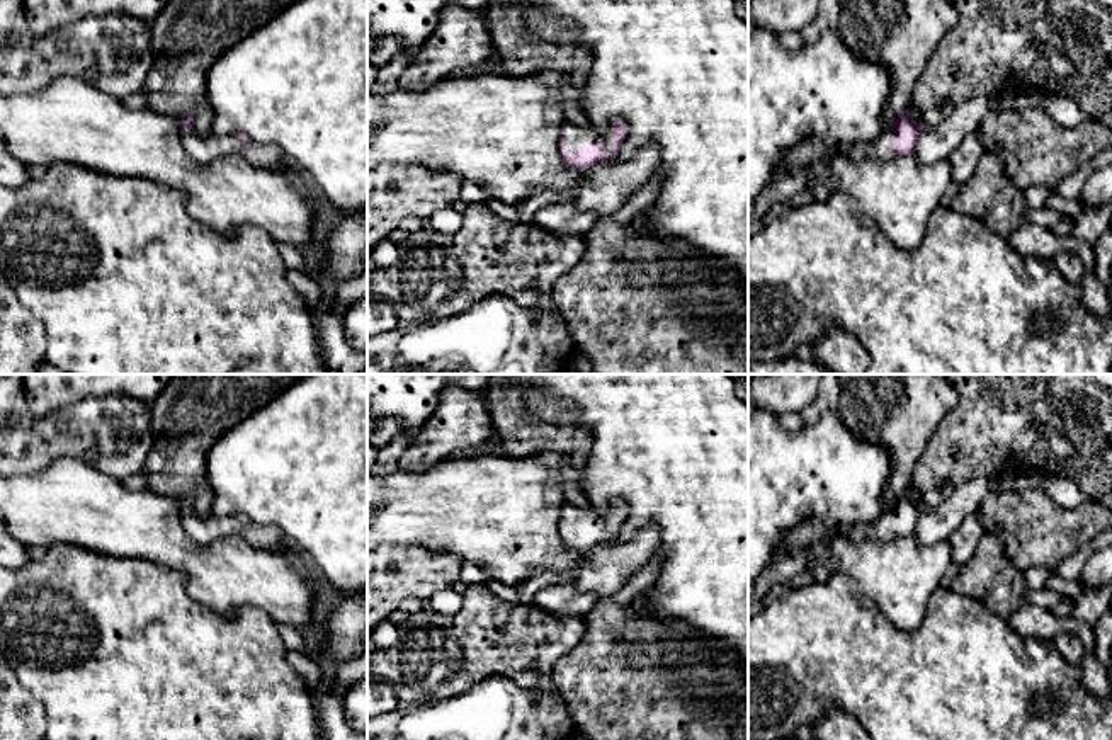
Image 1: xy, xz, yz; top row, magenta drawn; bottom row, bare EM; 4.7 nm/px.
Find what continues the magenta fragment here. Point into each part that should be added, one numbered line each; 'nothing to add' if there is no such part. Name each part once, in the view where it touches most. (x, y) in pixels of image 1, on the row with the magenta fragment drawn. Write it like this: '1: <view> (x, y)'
1: xz (575, 136)

